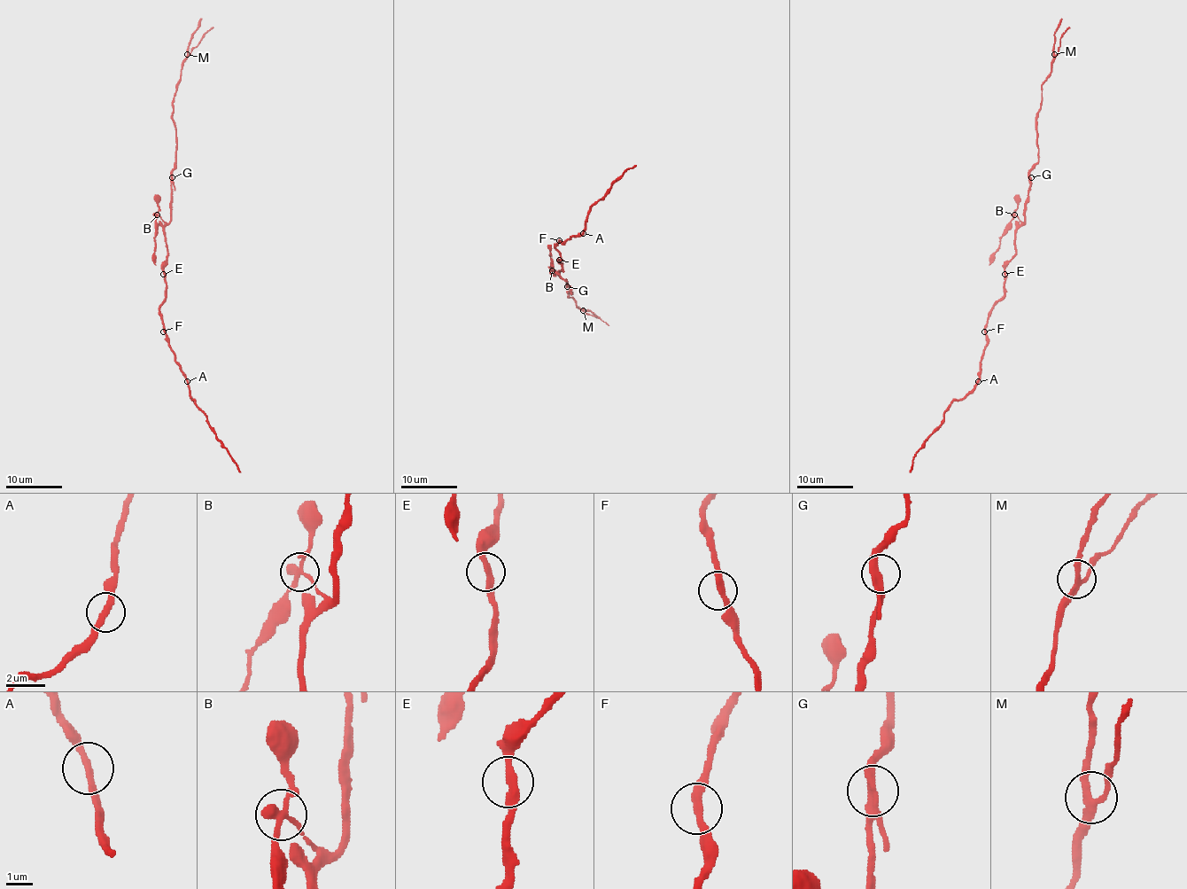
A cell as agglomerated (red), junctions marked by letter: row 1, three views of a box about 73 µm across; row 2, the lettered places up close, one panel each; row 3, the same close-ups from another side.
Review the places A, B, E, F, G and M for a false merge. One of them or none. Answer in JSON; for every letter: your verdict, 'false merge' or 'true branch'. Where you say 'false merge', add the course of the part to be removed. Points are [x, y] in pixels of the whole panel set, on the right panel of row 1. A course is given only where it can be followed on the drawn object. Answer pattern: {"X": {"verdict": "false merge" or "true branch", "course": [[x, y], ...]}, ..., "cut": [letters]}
{"A": {"verdict": "true branch"}, "B": {"verdict": "false merge", "course": [[1014, 215], [1011, 228], [1001, 237], [1000, 248], [989, 265]]}, "E": {"verdict": "true branch"}, "F": {"verdict": "true branch"}, "G": {"verdict": "true branch"}, "M": {"verdict": "true branch"}, "cut": ["B"]}

